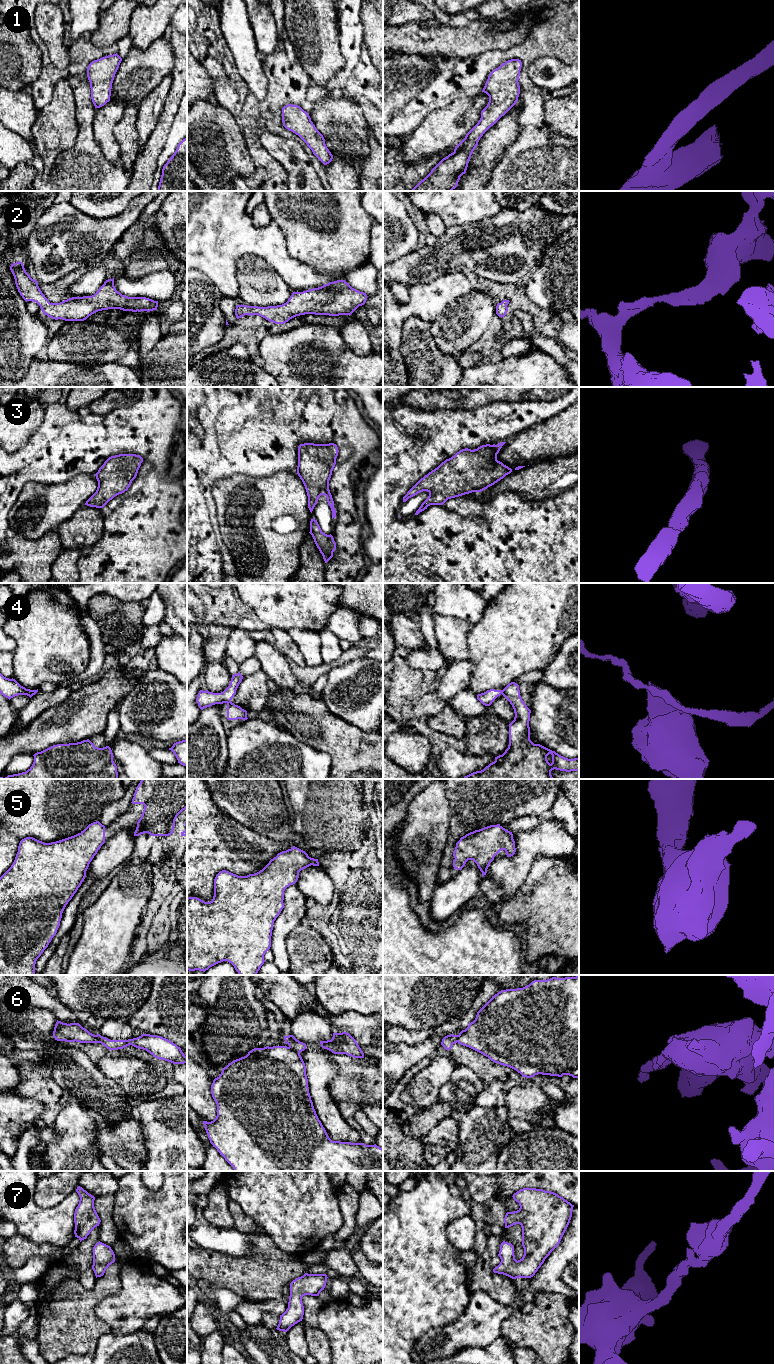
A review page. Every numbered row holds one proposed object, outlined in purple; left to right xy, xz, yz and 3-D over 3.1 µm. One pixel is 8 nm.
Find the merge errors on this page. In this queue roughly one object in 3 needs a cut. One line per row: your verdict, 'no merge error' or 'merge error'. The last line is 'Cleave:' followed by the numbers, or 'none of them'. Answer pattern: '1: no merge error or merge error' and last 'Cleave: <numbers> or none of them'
1: no merge error
2: no merge error
3: no merge error
4: merge error
5: no merge error
6: merge error
7: no merge error
Cleave: 4, 6

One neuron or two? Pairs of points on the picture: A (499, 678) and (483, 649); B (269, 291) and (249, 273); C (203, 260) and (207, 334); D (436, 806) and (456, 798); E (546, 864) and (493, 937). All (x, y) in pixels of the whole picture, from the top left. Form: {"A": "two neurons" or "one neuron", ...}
{"A": "one neuron", "B": "one neuron", "C": "two neurons", "D": "two neurons", "E": "two neurons"}

